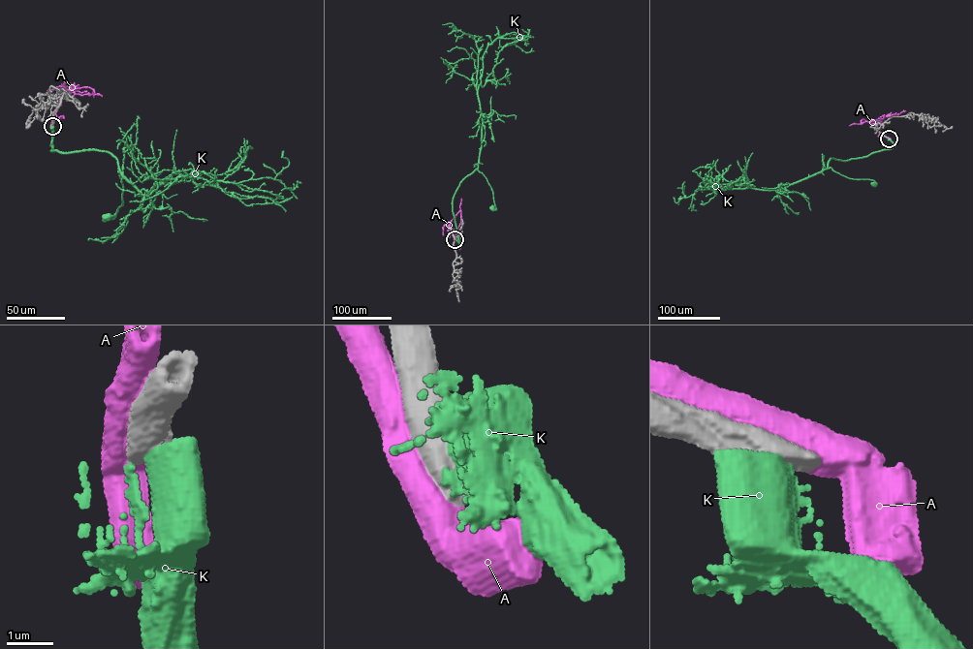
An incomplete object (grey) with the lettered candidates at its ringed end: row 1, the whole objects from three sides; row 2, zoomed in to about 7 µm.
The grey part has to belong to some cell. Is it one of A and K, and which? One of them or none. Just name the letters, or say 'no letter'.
no letter

